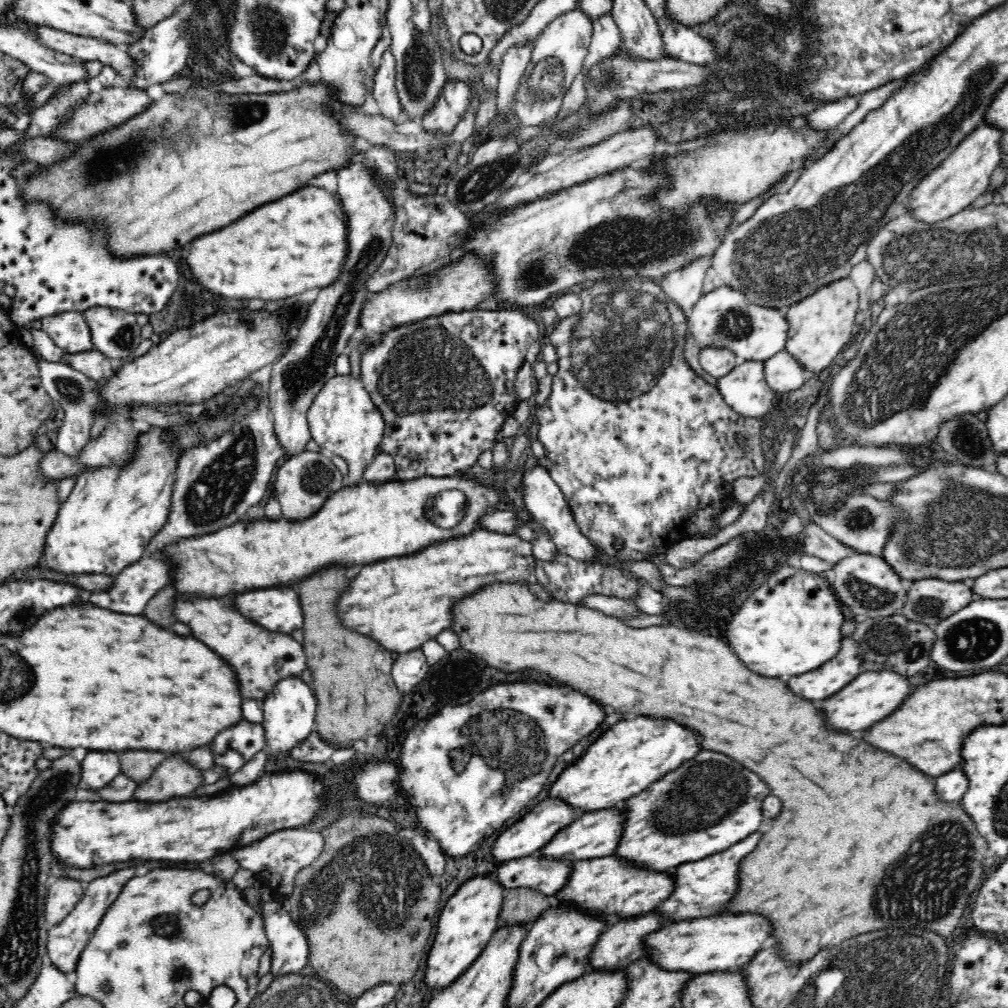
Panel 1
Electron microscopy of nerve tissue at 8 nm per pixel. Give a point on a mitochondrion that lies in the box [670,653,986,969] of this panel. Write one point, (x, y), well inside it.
(939, 872)

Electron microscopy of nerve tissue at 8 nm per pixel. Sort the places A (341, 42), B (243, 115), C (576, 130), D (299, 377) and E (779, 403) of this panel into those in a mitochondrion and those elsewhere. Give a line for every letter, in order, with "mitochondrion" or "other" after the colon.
A: other
B: mitochondrion
C: mitochondrion
D: mitochondrion
E: other

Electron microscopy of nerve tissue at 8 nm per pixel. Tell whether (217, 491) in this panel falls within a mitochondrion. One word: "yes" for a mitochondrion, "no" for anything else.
yes

